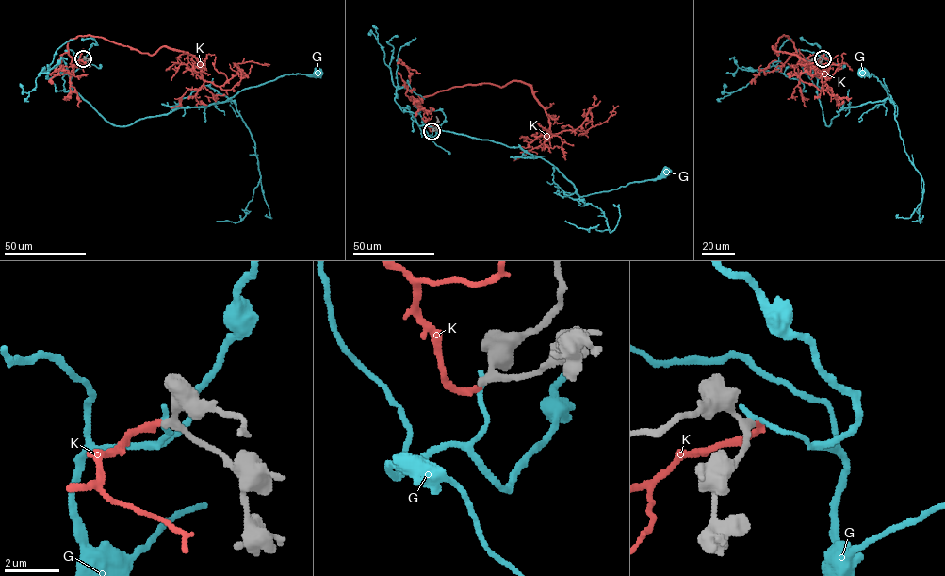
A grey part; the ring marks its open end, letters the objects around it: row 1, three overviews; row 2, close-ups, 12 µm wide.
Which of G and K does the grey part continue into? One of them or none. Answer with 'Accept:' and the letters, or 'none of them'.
Accept: K

